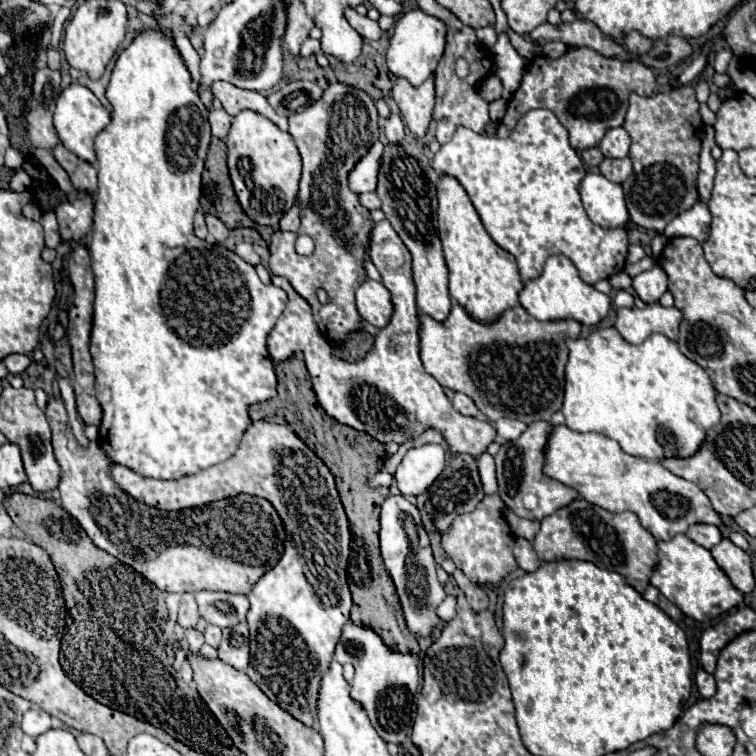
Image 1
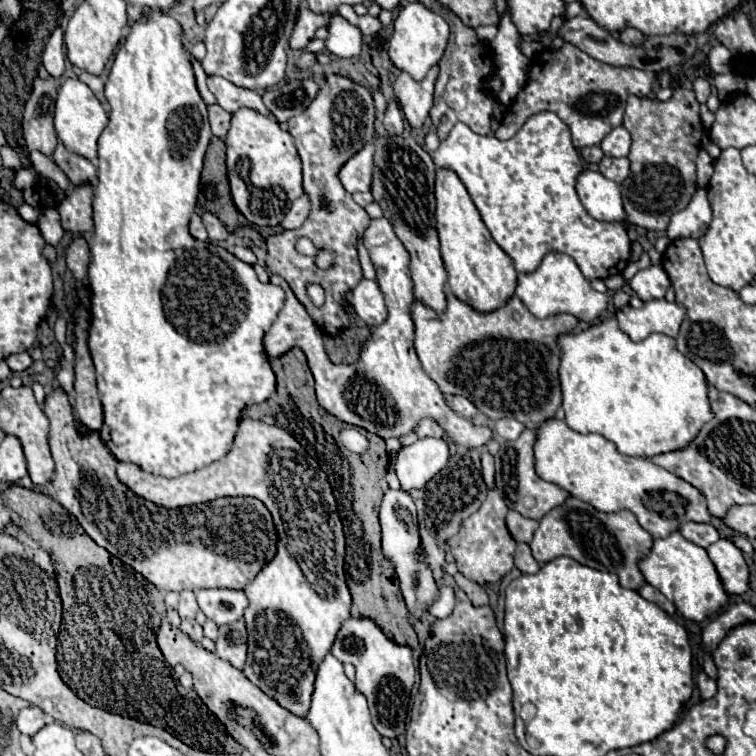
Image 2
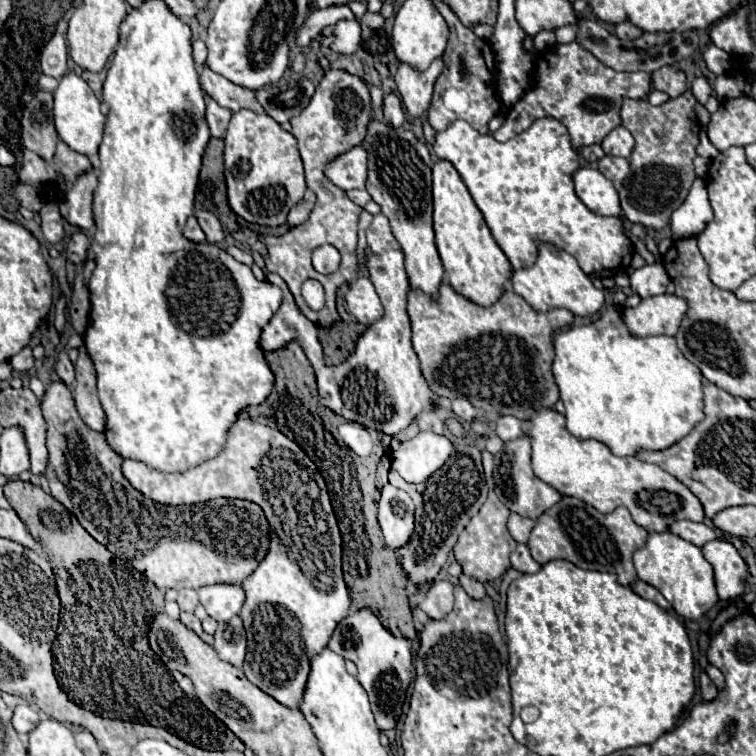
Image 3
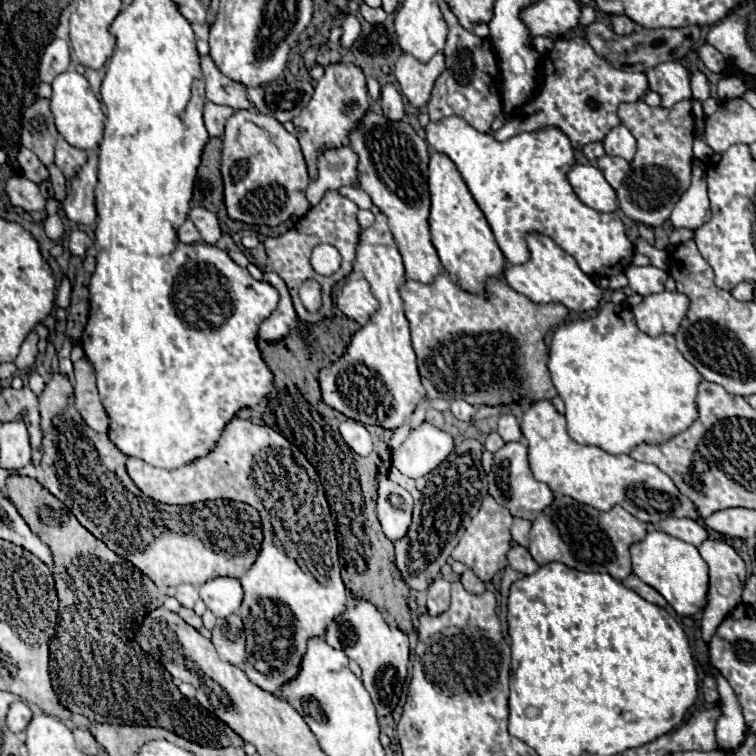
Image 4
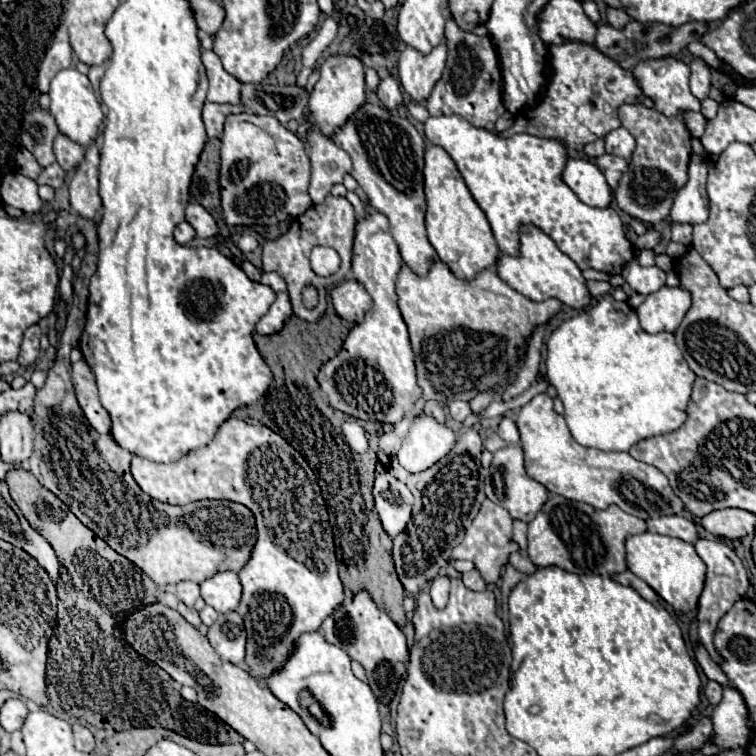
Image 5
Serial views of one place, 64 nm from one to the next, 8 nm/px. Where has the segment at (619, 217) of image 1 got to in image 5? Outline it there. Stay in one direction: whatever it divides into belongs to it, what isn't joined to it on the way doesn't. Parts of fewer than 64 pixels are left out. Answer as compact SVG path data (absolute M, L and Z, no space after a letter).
M568 158L562 180L570 186L570 190L588 206L596 208L606 208L610 206L610 188L598 170L596 164L588 160L576 160Z

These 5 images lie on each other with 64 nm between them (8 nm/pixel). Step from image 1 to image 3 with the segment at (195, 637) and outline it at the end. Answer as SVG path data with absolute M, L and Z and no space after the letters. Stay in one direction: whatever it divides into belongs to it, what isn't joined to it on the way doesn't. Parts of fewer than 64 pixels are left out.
M180 612L180 620L182 620L188 628L192 628L196 634L202 634L202 622L200 622L192 612Z

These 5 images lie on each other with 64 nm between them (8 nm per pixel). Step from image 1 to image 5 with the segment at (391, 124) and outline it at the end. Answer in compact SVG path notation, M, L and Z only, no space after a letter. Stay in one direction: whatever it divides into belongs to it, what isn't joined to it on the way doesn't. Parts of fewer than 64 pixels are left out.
M392 76L380 80L380 84L378 84L378 88L376 88L376 96L380 98L382 106L388 108L388 110L396 110L396 108L402 104L402 100L404 100L404 98L402 98L400 84L398 84Z

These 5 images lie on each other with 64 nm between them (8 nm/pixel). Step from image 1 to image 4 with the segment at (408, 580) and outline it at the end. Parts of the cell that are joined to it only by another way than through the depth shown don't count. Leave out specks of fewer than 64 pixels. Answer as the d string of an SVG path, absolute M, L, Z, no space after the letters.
M382 478L378 482L378 520L382 524L384 534L396 542L408 530L412 522L412 496L406 488L392 482L390 478Z

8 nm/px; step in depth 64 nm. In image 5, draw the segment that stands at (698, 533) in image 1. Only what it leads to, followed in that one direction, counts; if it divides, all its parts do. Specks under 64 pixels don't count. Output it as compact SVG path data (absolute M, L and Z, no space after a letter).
M660 516L660 518L652 518L652 528L656 524L656 530L650 530L650 532L656 532L656 534L666 534L666 536L674 536L674 538L680 538L684 542L690 542L694 544L698 540L698 532L696 532L696 524L684 516Z

